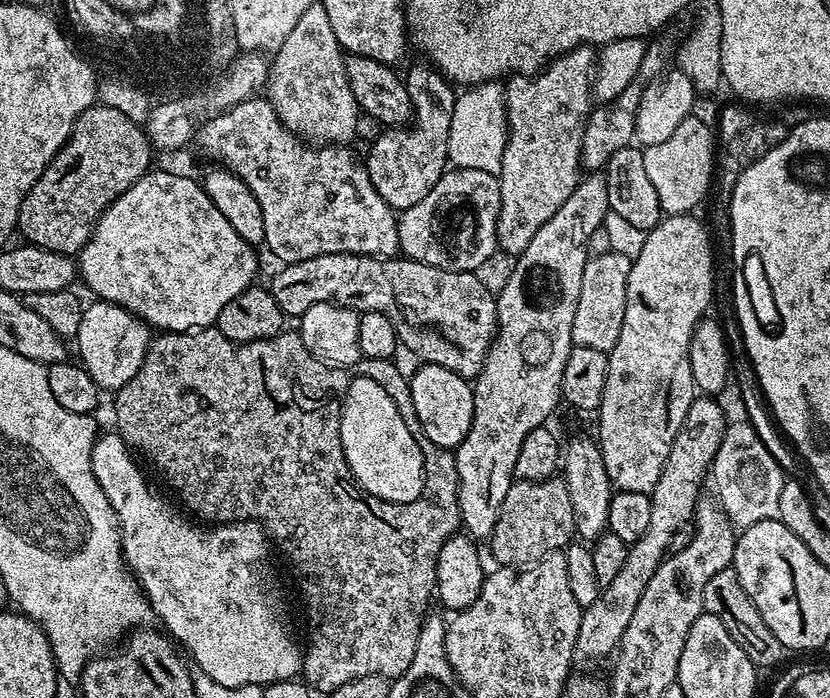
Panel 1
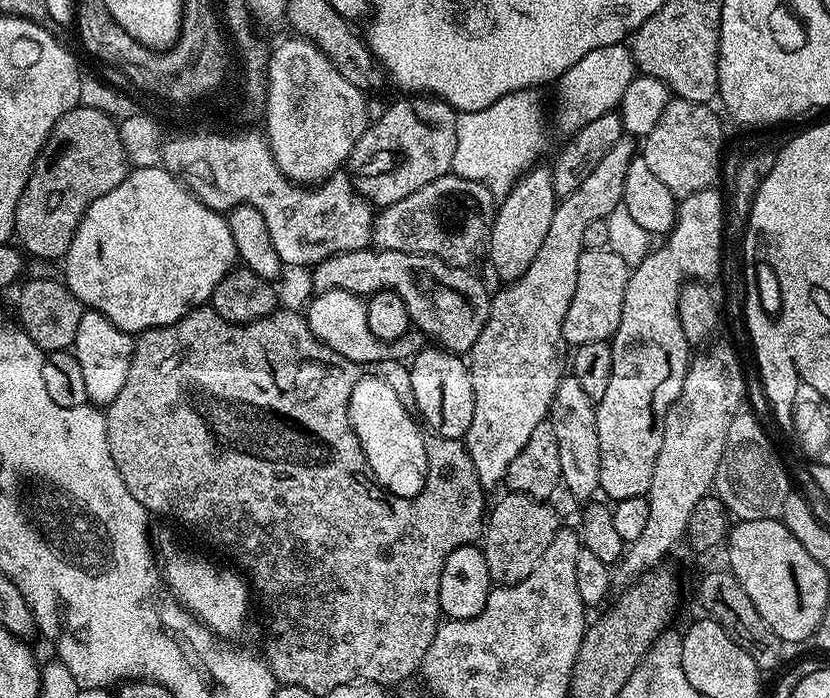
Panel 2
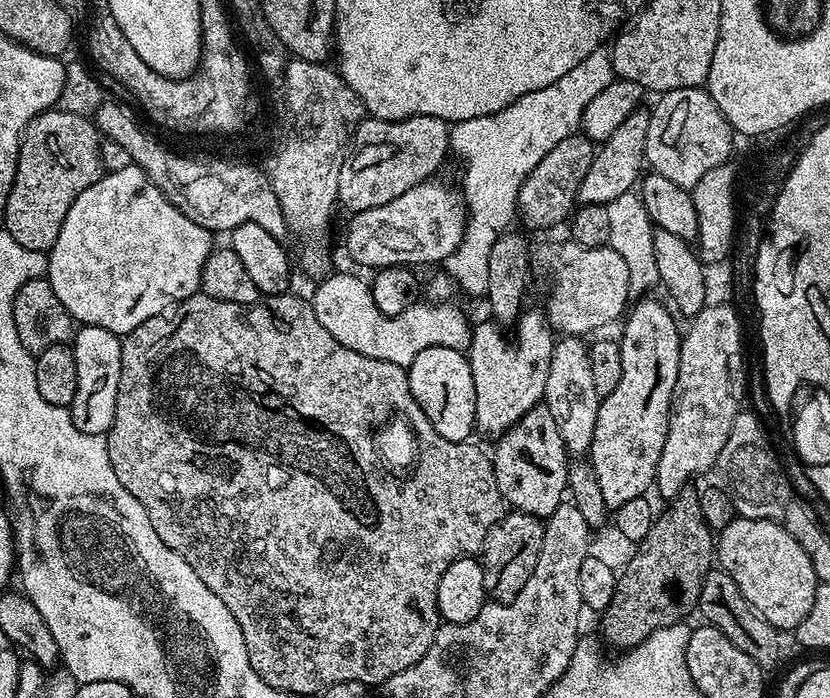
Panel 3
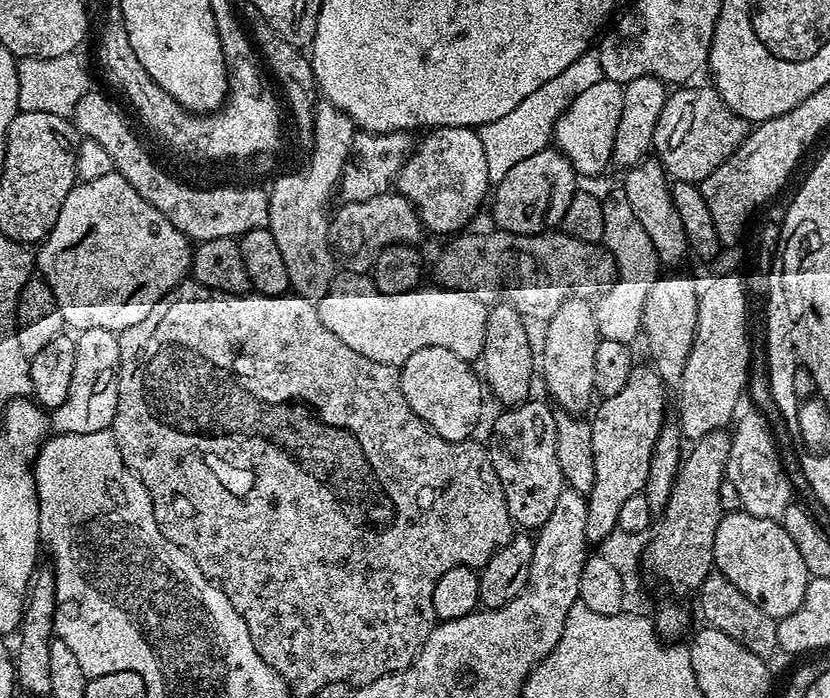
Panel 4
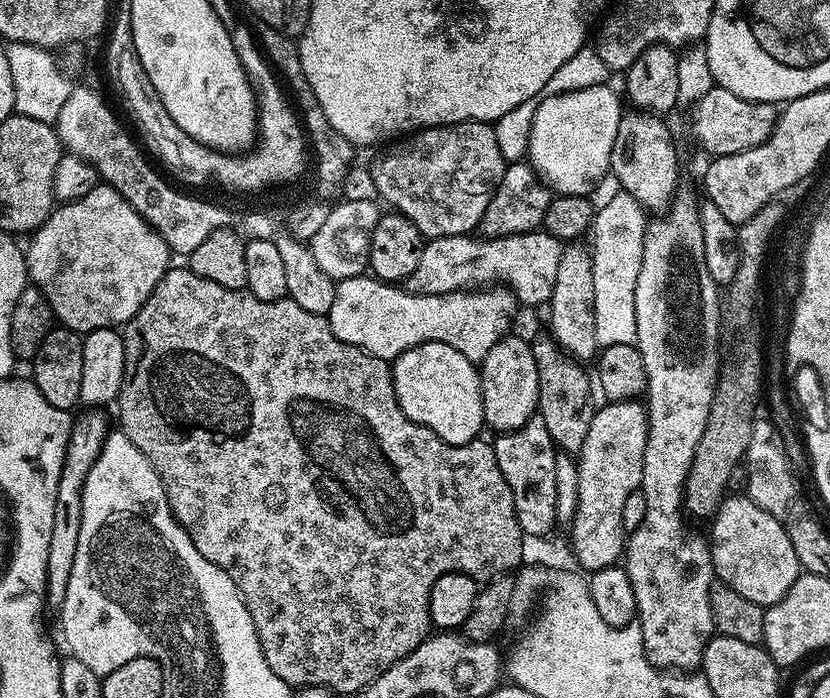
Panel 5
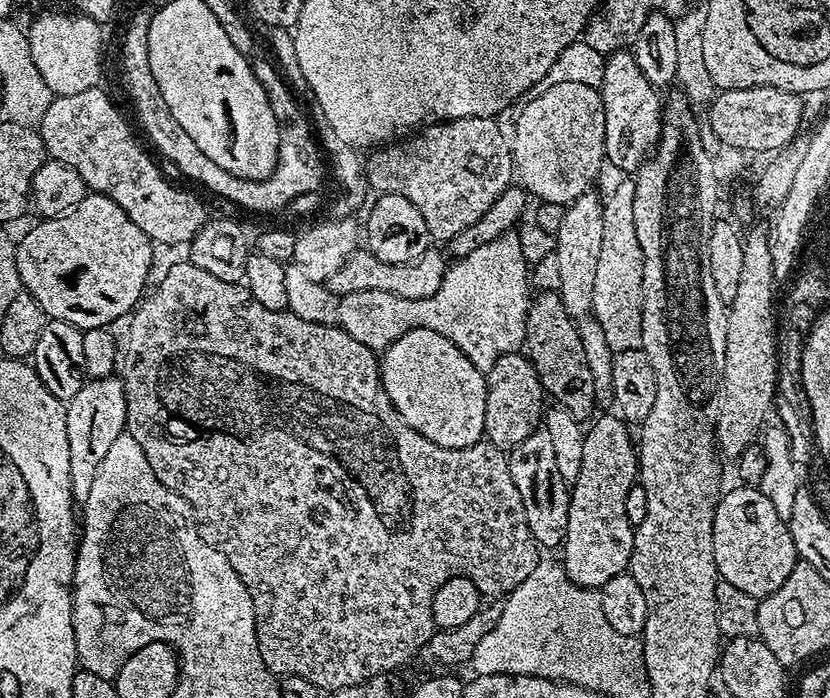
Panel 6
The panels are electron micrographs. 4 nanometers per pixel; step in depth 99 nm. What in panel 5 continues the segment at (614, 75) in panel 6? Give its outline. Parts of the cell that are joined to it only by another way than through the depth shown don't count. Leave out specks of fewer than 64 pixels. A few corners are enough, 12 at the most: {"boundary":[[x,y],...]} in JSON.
{"boundary":[[651,112],[621,115],[610,172],[649,213],[678,191],[672,132]]}

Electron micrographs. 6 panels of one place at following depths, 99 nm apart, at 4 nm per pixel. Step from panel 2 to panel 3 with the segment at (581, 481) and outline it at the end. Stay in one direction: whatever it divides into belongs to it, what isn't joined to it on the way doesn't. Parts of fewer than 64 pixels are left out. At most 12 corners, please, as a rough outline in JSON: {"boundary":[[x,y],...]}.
{"boundary":[[552,345],[542,403],[569,453],[592,447],[601,402],[589,345]]}

